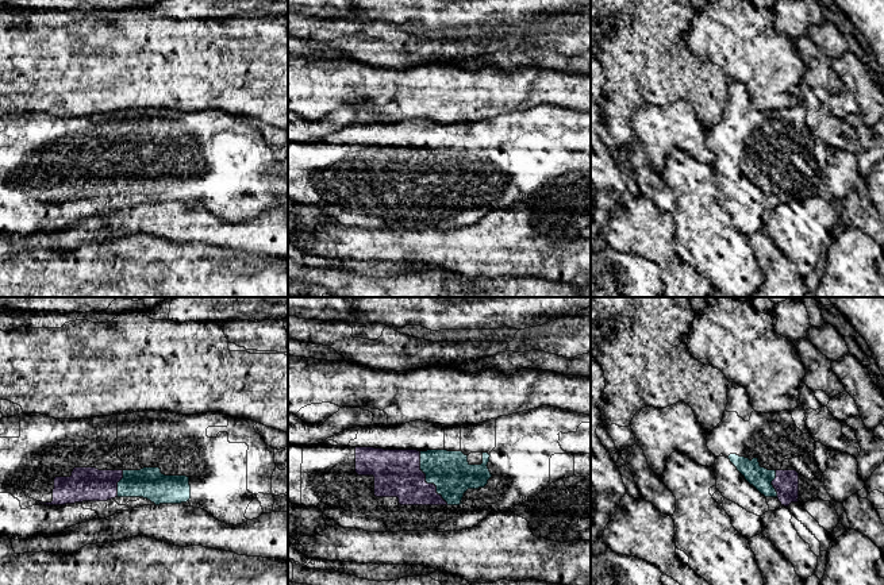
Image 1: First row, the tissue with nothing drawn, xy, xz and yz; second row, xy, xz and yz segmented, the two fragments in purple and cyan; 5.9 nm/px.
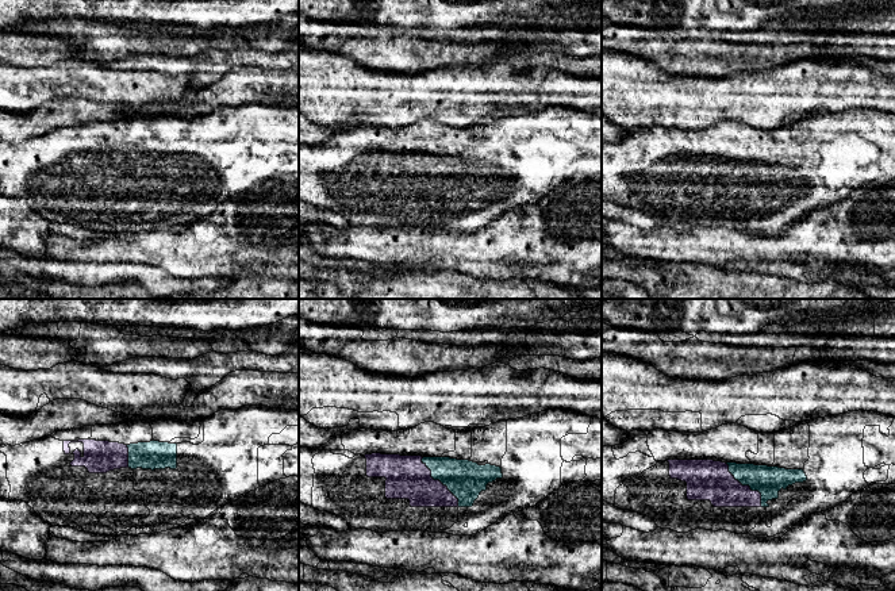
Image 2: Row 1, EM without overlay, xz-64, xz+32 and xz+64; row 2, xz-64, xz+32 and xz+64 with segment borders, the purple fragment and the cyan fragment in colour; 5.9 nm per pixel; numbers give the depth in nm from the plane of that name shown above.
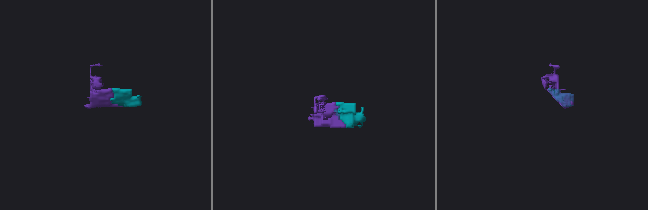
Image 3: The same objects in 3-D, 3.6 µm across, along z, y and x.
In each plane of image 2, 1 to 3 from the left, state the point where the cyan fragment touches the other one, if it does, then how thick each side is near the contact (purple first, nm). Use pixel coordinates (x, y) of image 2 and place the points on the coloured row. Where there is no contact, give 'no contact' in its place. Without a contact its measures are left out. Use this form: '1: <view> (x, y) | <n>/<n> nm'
1: xz-64 (127, 456) | 190/170 nm
2: xz+32 (438, 480) | 260/220 nm
3: xz+64 (746, 486) | 240/180 nm

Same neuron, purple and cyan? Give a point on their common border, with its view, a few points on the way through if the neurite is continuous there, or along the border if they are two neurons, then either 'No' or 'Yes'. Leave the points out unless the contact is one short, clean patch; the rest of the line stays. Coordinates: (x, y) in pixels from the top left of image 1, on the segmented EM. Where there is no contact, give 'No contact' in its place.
Touches purple at xz (425, 480). Yes

